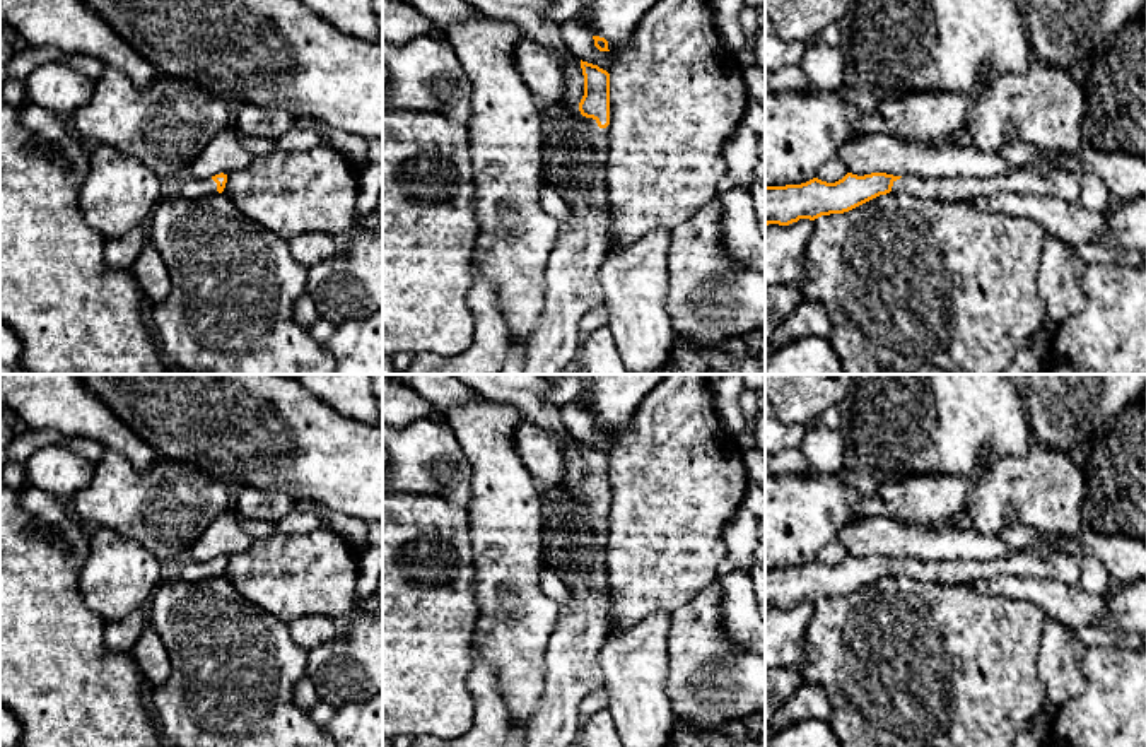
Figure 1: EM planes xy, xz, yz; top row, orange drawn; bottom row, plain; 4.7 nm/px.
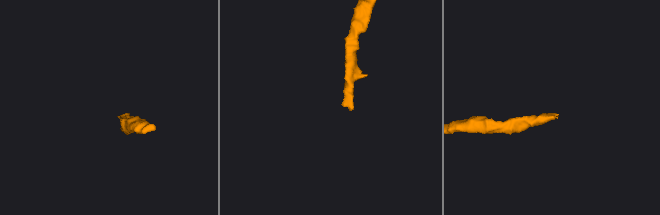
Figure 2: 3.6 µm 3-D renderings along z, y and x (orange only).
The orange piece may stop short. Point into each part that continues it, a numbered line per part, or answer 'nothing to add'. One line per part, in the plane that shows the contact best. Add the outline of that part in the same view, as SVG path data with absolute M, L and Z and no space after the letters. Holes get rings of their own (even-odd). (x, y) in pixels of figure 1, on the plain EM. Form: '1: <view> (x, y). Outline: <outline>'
1: xz (572, 670). Outline: M565 499L569 557L560 578L570 602L560 605L545 650L545 687L524 747L570 747L579 740L581 701L603 687L601 648L608 638L608 509Z

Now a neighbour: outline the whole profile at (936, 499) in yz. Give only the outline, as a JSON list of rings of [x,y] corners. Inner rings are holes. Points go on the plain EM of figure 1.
[[[984,455],[970,475],[914,473],[897,480],[881,480],[873,497],[854,504],[857,520],[890,518],[909,525],[972,528],[967,511],[970,491],[987,475],[997,460]]]

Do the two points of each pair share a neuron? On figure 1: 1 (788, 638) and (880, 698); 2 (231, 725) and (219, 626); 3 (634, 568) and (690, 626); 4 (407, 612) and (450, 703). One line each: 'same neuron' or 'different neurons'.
1: different neurons
2: same neuron
3: different neurons
4: same neuron

